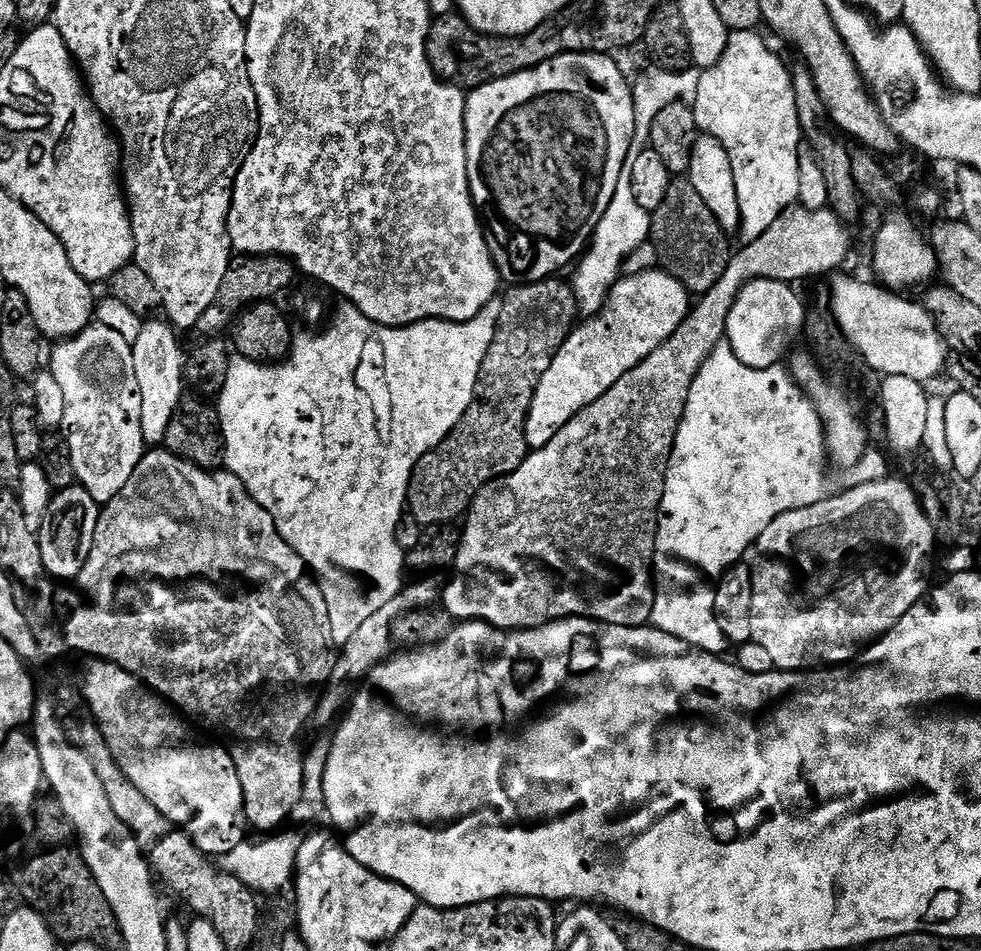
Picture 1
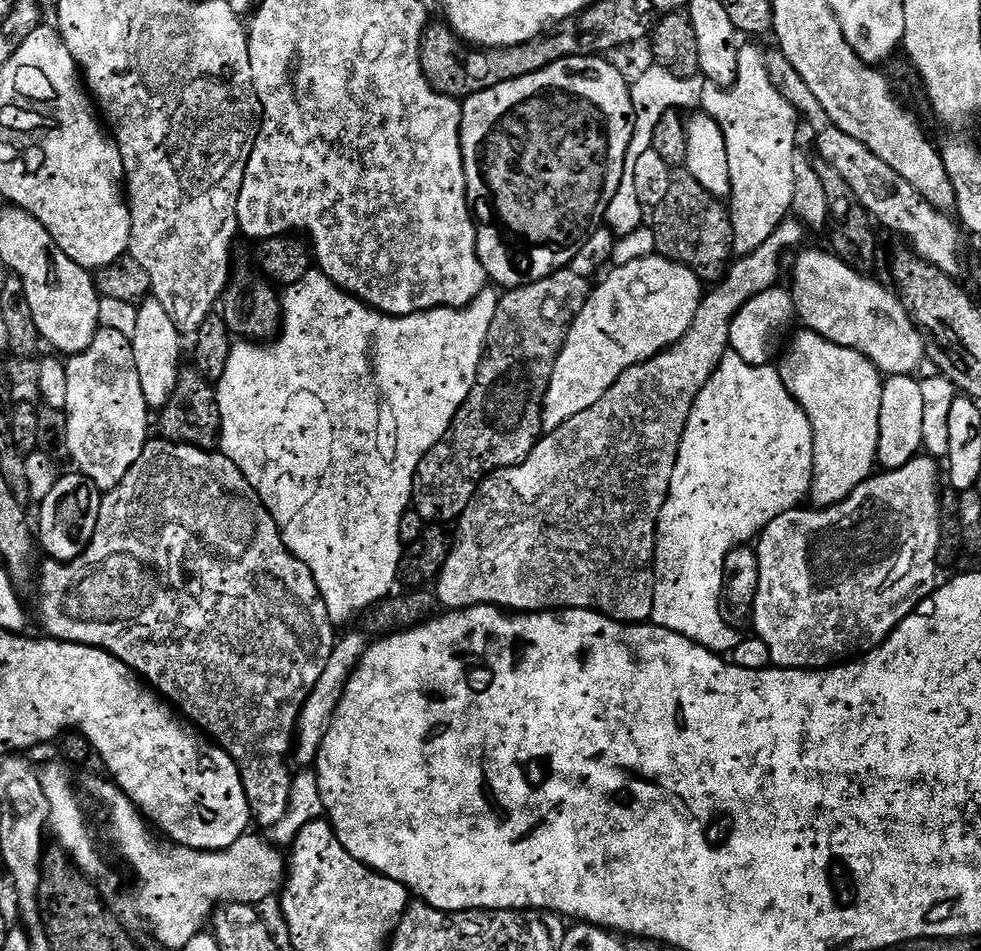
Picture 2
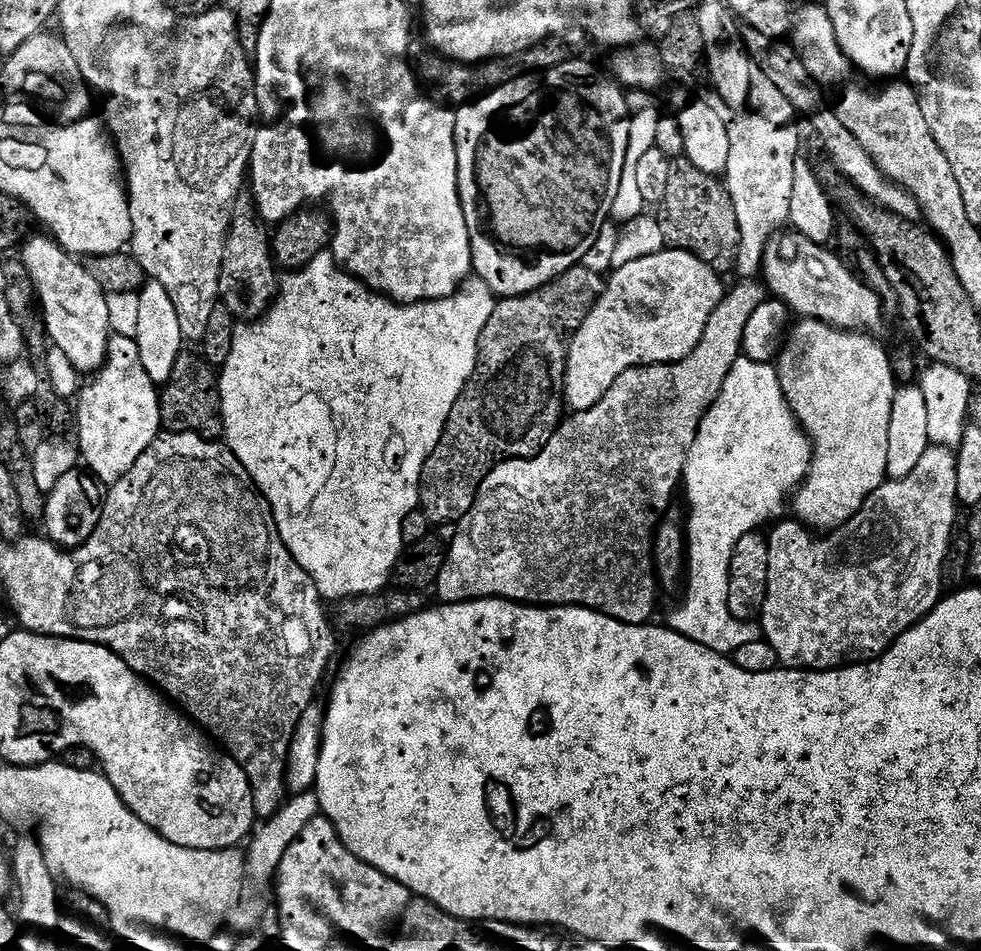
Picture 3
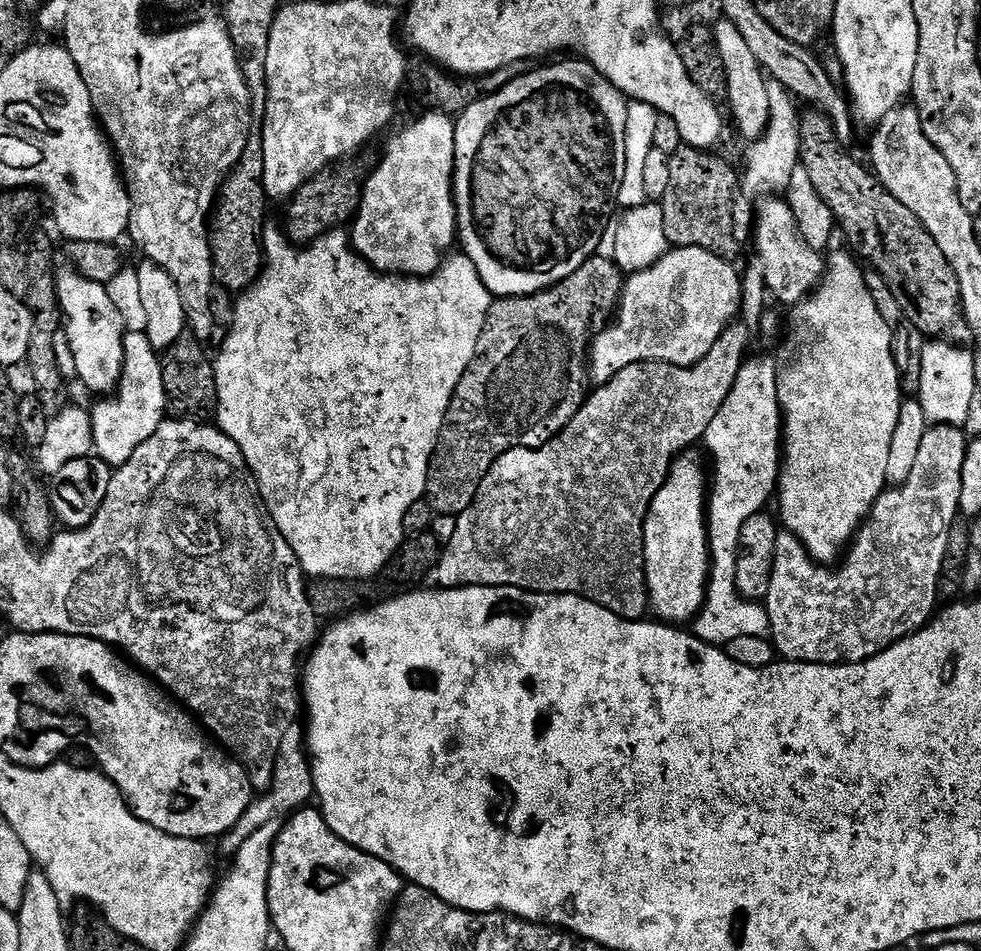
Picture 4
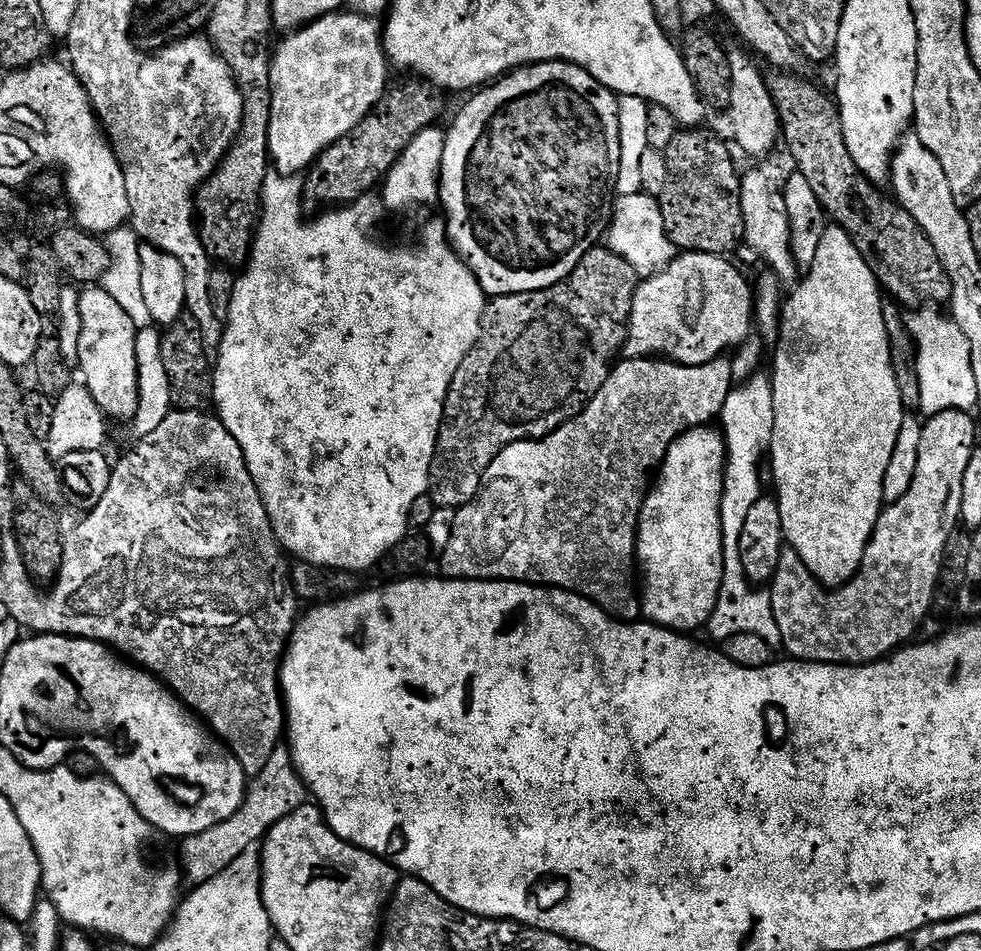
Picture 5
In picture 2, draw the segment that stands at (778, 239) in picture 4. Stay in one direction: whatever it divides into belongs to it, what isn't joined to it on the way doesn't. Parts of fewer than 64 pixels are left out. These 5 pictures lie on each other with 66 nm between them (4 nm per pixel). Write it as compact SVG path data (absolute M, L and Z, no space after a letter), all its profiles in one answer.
M831 251L803 252L792 268L790 283L798 320L804 323L801 325L830 342L861 352L881 373L913 375L915 368L926 360L926 337L905 310L899 295L891 287L883 288L878 281L867 280L863 271L850 267Z

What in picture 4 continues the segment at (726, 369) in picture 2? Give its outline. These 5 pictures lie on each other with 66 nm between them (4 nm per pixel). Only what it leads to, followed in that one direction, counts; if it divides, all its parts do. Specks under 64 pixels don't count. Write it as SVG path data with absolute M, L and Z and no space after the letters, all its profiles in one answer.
M745 359L740 367L738 378L726 398L718 414L714 414L714 422L706 430L702 441L712 455L710 468L714 475L710 480L710 495L706 505L708 517L708 551L710 553L710 571L708 574L708 597L704 600L702 610L694 621L694 635L708 644L726 646L734 642L734 638L747 636L768 636L770 618L768 609L763 603L743 600L738 594L734 582L734 566L738 550L738 534L742 534L742 526L750 517L765 511L768 499L773 499L778 488L780 469L782 467L782 413L778 402L778 386L776 385L776 361Z

